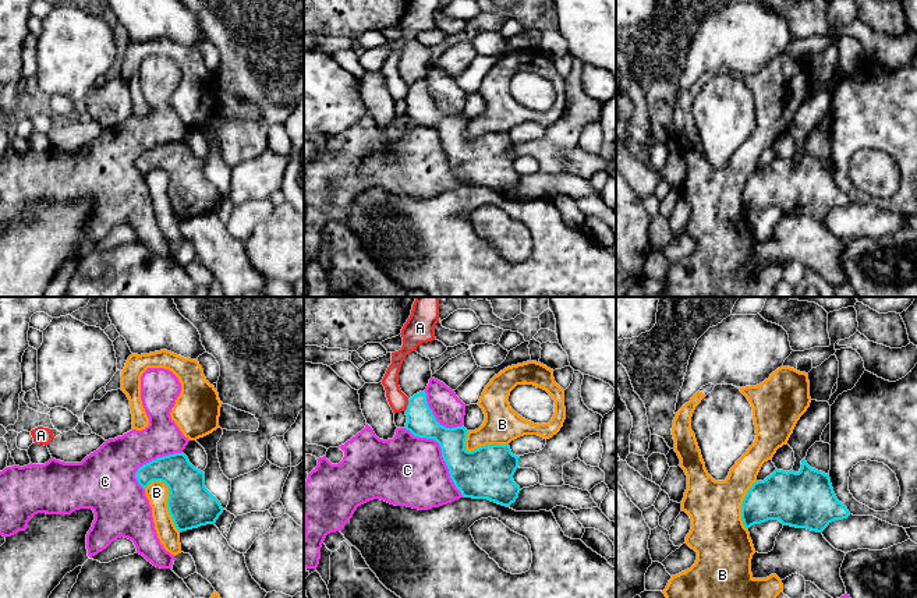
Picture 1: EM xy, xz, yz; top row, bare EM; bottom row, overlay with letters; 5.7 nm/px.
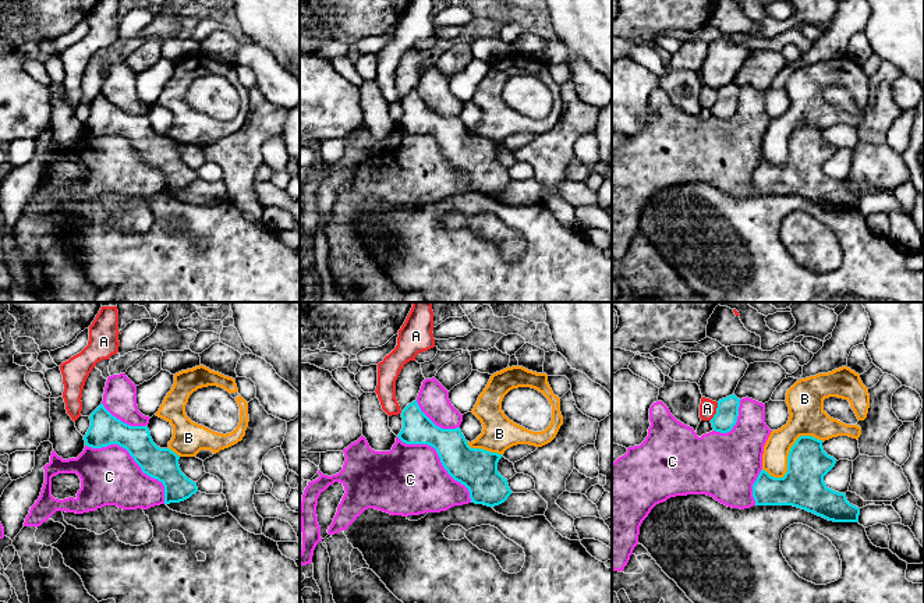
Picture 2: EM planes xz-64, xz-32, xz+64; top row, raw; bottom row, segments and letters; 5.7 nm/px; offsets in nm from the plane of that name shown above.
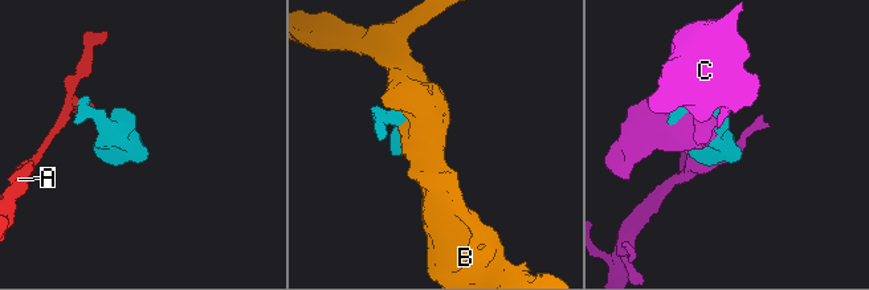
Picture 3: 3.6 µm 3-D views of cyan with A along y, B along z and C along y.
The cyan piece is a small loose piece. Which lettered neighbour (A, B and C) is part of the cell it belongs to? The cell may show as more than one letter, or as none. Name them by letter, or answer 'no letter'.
no letter

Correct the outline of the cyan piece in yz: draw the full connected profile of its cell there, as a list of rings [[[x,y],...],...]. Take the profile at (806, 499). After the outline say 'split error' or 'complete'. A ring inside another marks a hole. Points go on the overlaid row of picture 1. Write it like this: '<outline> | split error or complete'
[[[806,459],[799,473],[776,468],[764,481],[754,482],[741,503],[747,530],[779,520],[783,526],[822,532],[832,521],[849,516],[833,492],[829,474],[811,468]]] | complete

